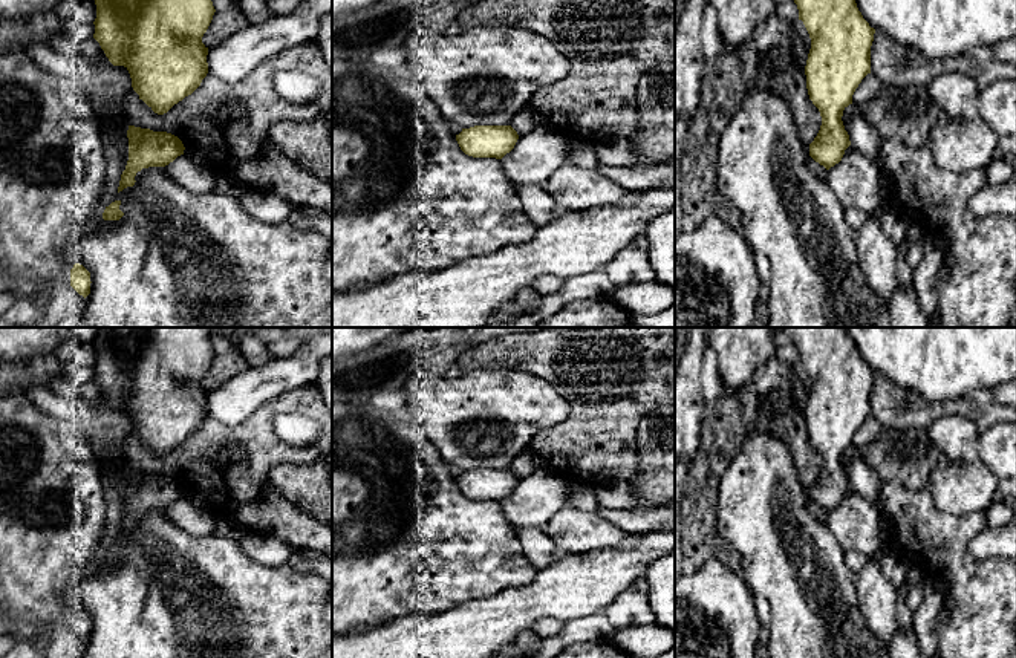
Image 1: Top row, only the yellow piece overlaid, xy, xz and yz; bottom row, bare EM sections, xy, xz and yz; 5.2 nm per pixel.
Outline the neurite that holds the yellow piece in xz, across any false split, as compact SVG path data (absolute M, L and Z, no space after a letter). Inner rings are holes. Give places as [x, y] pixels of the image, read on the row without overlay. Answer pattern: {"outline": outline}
{"outline": "M474 468L456 477L461 493L473 500L502 502L519 482L511 468Z"}

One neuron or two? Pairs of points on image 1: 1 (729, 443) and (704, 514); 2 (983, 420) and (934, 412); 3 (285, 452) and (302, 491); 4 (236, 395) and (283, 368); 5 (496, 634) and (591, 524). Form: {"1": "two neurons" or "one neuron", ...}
{"1": "one neuron", "2": "one neuron", "3": "two neurons", "4": "one neuron", "5": "two neurons"}

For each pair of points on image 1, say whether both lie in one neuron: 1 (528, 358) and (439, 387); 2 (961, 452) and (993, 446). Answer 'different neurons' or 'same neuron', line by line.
1: different neurons
2: different neurons

